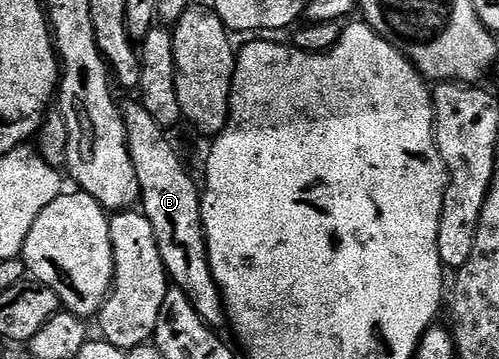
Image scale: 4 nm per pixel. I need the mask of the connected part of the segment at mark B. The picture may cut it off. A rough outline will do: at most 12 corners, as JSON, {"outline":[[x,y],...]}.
{"outline":[[123,104],[139,206],[169,280],[213,329],[226,323],[201,188],[165,128]]}

